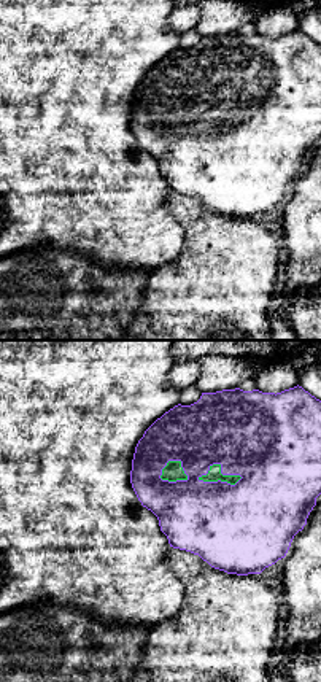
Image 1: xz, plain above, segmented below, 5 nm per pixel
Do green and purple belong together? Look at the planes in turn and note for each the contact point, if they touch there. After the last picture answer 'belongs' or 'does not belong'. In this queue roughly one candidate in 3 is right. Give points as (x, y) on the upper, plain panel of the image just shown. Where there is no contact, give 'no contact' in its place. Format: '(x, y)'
(220, 123)

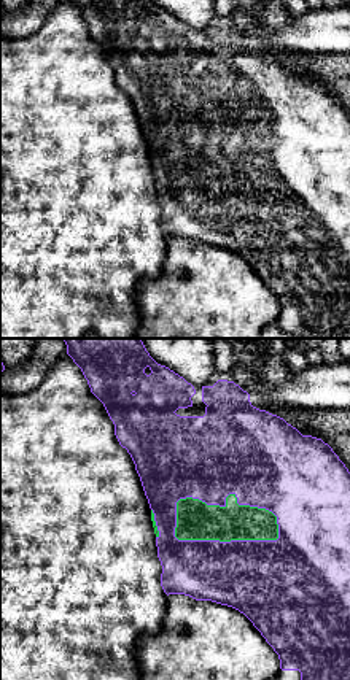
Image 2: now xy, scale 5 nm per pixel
(210, 183)

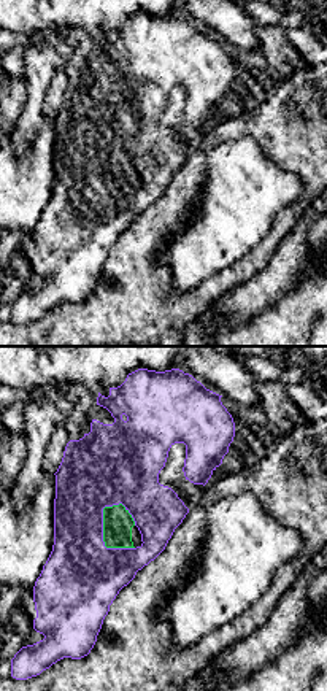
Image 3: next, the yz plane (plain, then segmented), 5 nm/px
(103, 185)

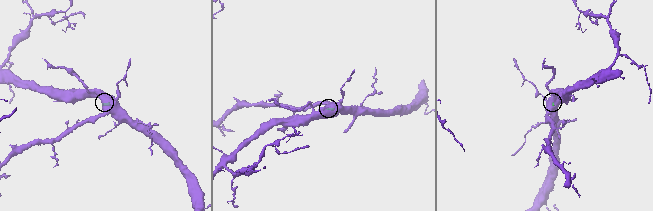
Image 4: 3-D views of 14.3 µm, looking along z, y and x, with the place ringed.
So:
belongs

